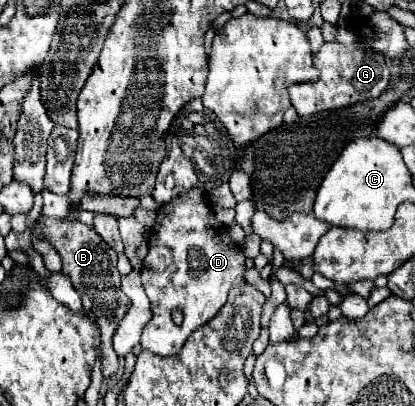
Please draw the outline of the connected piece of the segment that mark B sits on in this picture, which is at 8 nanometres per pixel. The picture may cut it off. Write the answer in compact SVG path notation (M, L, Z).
M62 219L62 221L58 221L56 229L42 231L42 237L60 253L62 273L66 277L70 277L74 289L80 295L88 295L94 301L92 313L96 317L96 325L102 331L102 353L100 353L102 375L104 377L114 375L118 371L118 355L112 349L112 335L114 335L118 323L122 321L122 317L126 315L128 305L130 305L130 299L120 291L120 273L116 269L118 255L106 243L102 243L102 239L98 237L98 233L94 229L86 227L80 221Z

